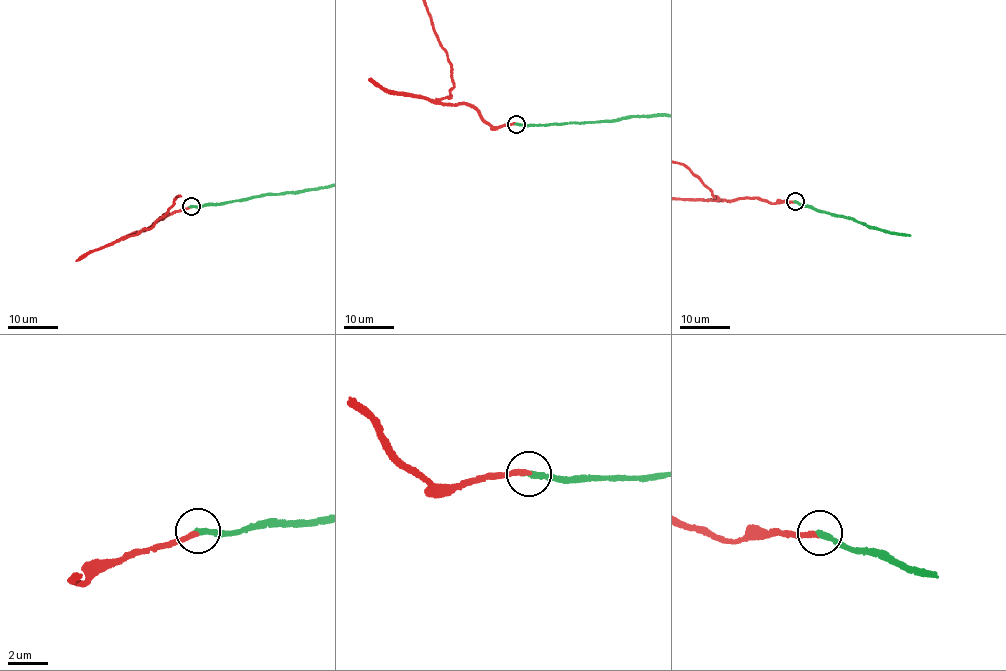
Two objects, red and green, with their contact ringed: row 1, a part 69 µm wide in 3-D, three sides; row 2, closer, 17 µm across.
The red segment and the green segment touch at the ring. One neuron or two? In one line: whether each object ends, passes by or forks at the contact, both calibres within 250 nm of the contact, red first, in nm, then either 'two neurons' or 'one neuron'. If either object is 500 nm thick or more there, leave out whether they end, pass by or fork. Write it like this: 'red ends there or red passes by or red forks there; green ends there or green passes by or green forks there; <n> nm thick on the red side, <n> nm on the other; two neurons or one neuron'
red ends there; green ends there; 240 nm thick on the red side, 280 nm on the other; one neuron

